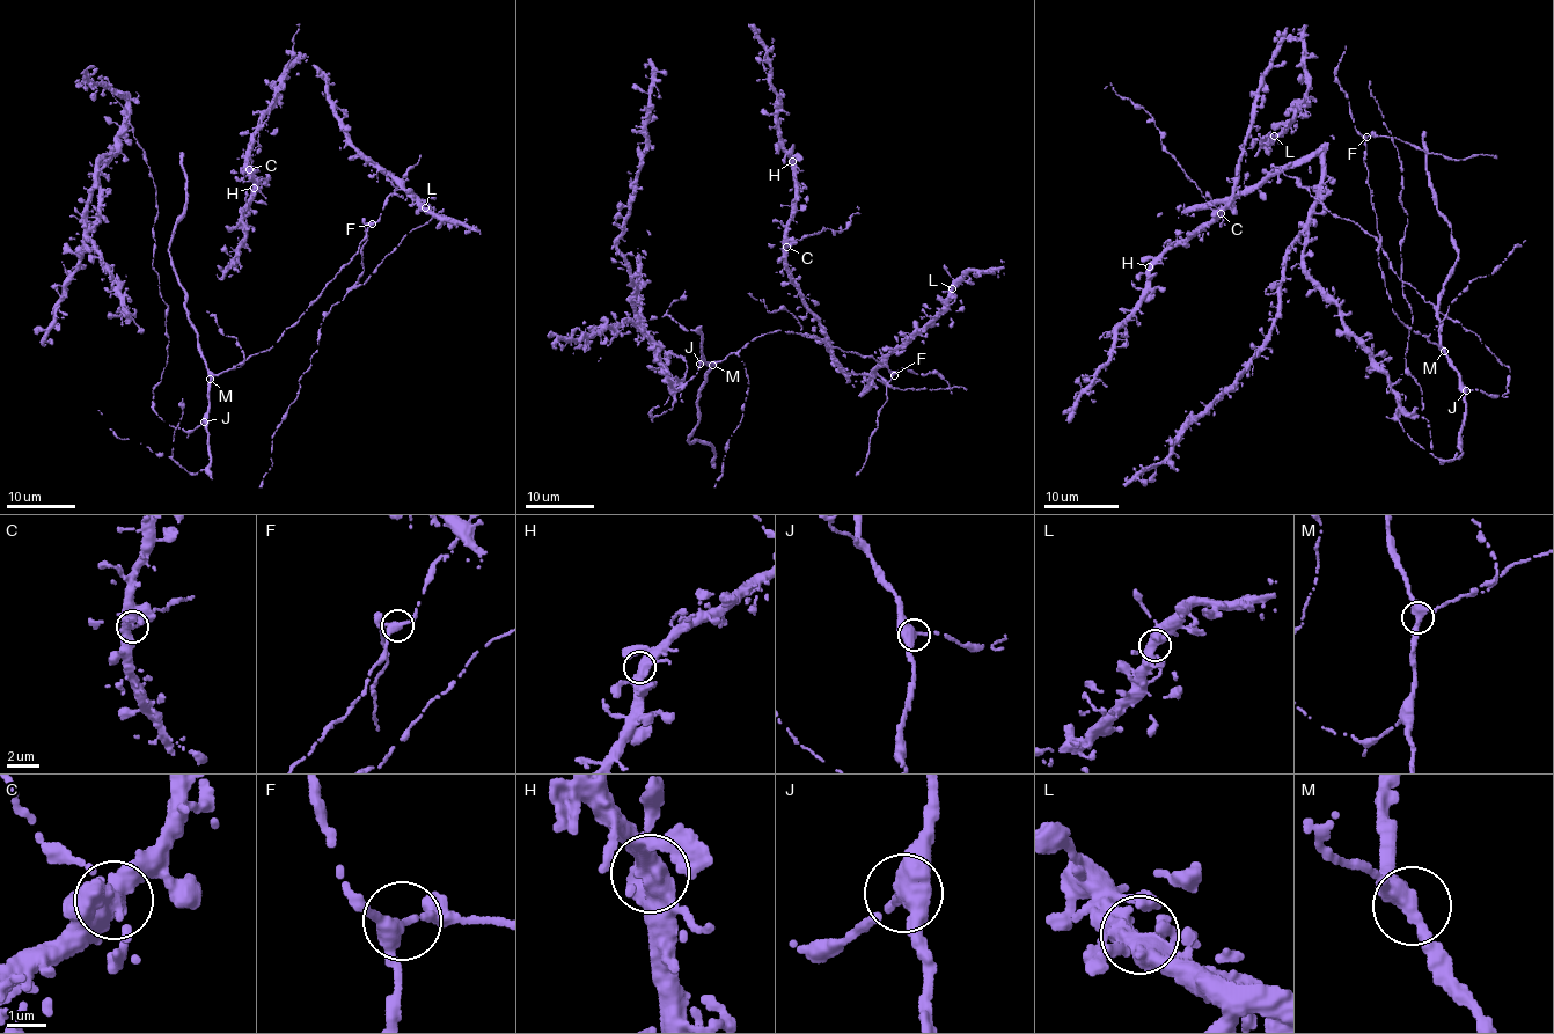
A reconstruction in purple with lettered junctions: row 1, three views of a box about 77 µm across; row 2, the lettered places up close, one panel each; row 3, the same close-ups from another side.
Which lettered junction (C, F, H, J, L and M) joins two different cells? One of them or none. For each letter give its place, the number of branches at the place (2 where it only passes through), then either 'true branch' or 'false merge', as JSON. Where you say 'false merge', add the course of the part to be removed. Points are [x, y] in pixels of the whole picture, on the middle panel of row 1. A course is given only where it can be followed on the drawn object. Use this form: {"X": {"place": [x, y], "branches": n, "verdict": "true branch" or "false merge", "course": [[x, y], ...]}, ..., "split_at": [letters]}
{"C": {"place": [786, 247], "branches": 3, "verdict": "true branch"}, "F": {"place": [894, 375], "branches": 3, "verdict": "true branch"}, "H": {"place": [792, 161], "branches": 3, "verdict": "true branch"}, "J": {"place": [699, 364], "branches": 3, "verdict": "true branch"}, "L": {"place": [952, 288], "branches": 3, "verdict": "true branch"}, "M": {"place": [712, 365], "branches": 3, "verdict": "true branch"}, "split_at": []}

